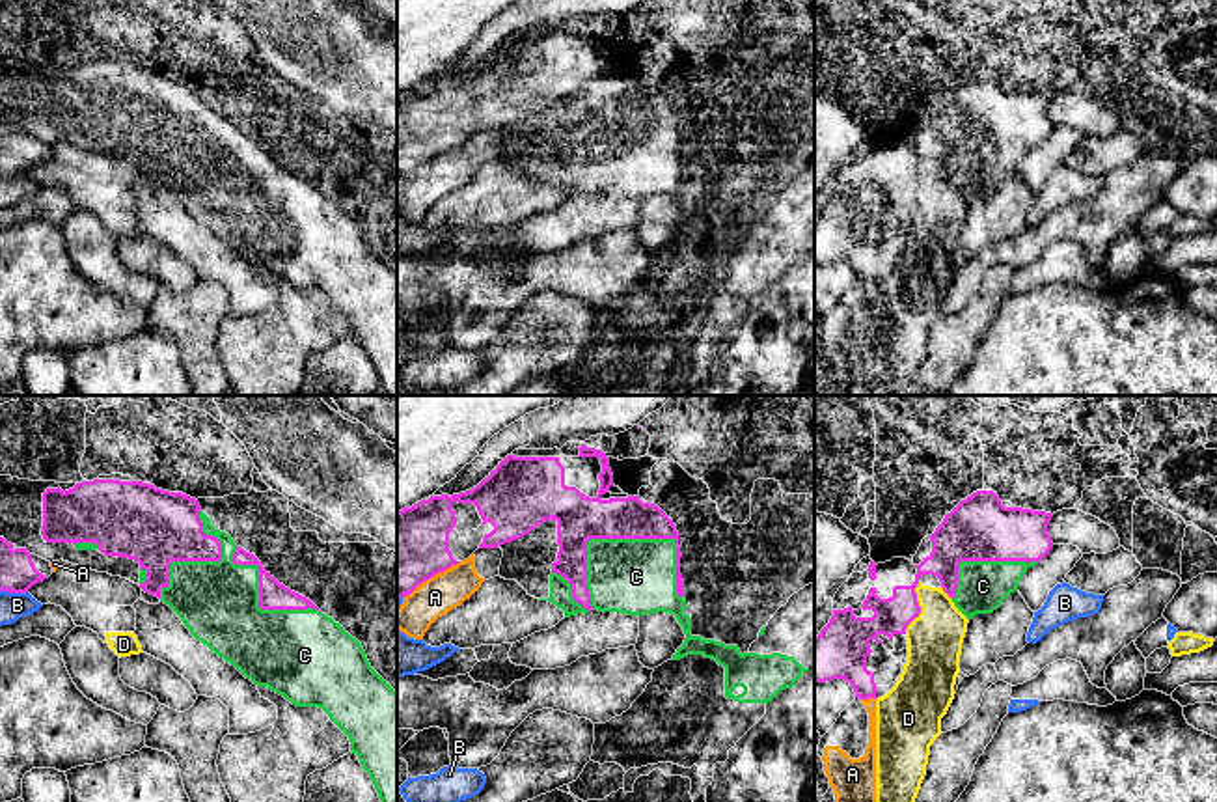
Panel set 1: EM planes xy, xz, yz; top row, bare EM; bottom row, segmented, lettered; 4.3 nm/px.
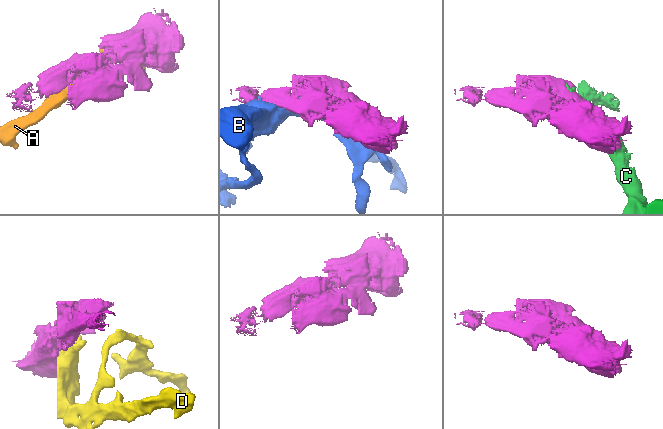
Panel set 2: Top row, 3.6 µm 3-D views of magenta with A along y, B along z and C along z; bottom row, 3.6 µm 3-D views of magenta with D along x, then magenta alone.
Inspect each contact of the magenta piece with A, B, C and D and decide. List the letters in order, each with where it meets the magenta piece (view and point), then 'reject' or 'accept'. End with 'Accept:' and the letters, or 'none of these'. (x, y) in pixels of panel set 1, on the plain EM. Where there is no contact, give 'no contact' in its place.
A: xz (431, 159) | reject
B: xy (13, 174) | reject
C: xz (602, 120) | reject
D: yz (919, 191) | reject
Accept: none of these

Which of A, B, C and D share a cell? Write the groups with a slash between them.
A D / B / C

